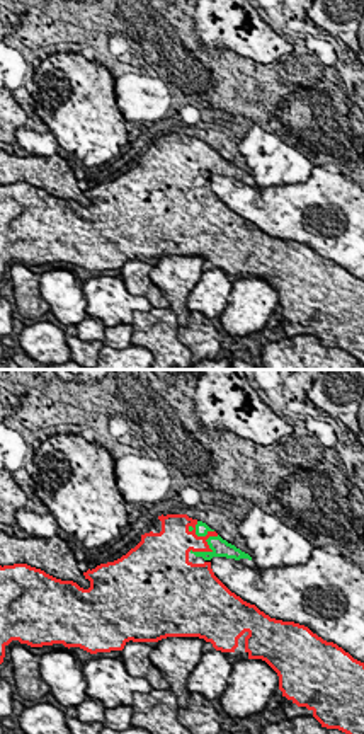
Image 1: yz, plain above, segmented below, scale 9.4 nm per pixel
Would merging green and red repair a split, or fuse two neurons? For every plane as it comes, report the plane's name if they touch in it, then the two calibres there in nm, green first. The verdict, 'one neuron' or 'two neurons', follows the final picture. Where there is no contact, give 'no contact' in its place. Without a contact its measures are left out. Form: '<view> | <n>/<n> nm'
yz | 170/300 nm

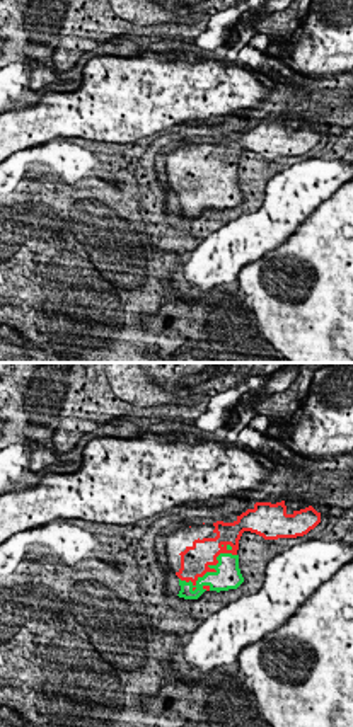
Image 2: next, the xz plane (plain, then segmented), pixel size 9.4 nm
xz | 240/280 nm

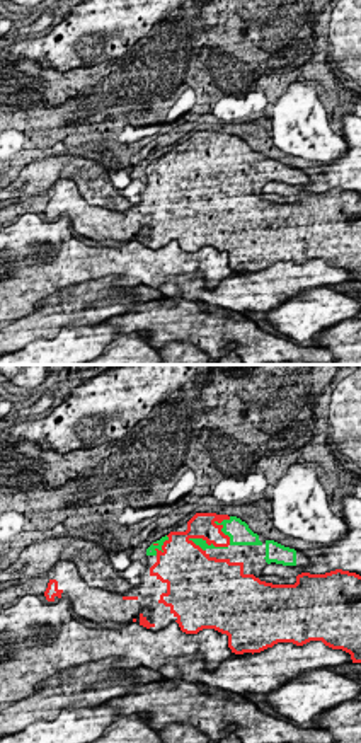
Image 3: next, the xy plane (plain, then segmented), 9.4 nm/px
xy | 90/420 nm

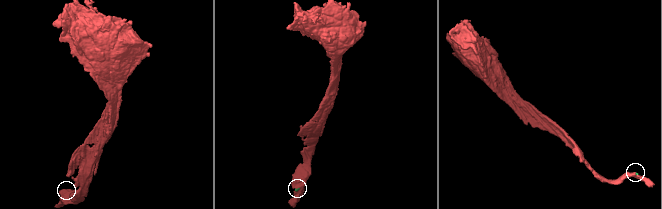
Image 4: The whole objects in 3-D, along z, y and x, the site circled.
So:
one neuron

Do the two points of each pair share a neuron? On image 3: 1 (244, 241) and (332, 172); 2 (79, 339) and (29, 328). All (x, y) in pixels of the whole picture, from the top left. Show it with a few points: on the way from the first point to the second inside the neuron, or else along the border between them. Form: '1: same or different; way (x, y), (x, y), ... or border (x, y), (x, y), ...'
1: different; border (343, 188), (300, 191), (297, 195)
2: different; border (97, 324), (65, 326), (22, 346)

